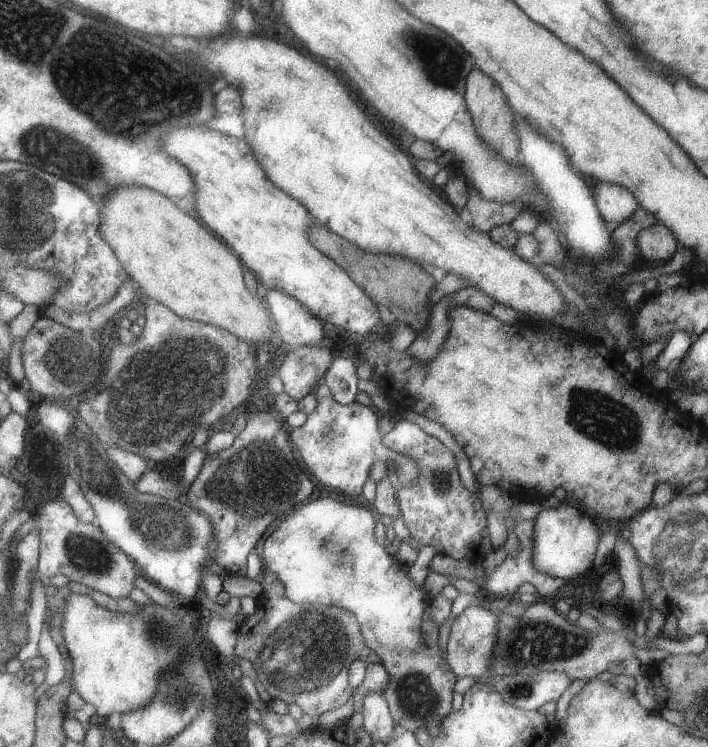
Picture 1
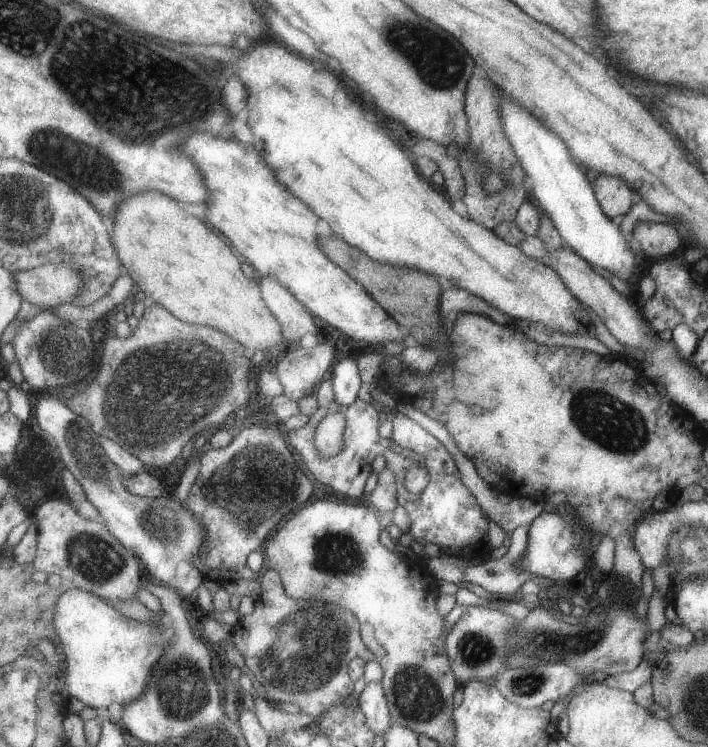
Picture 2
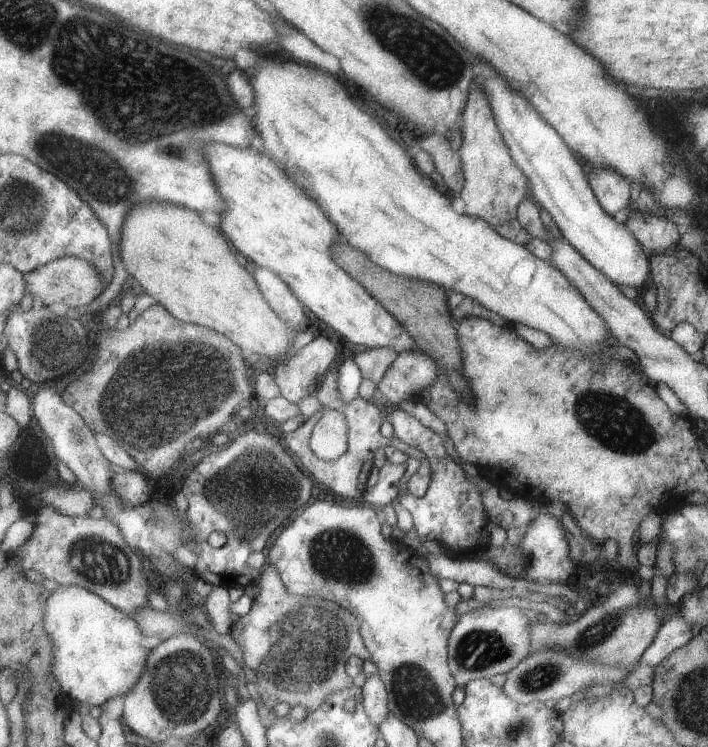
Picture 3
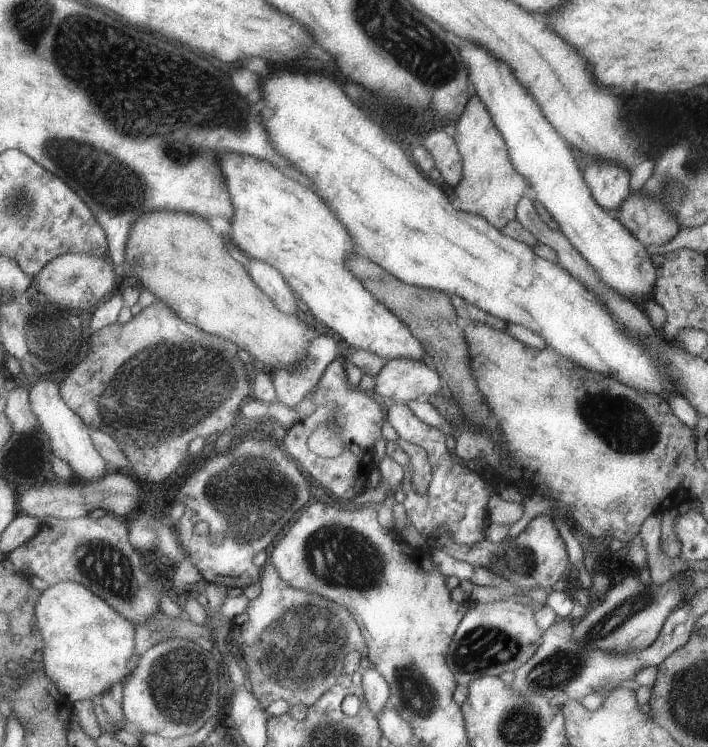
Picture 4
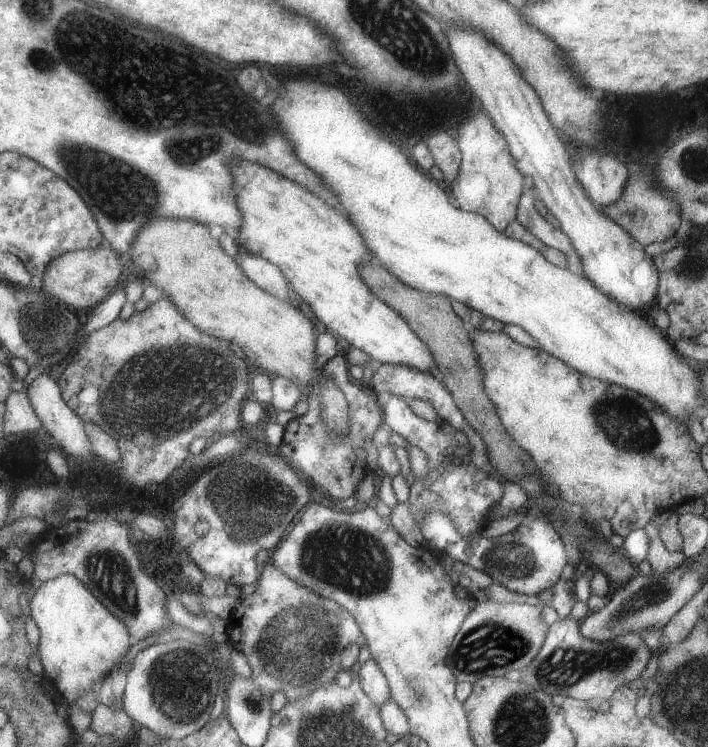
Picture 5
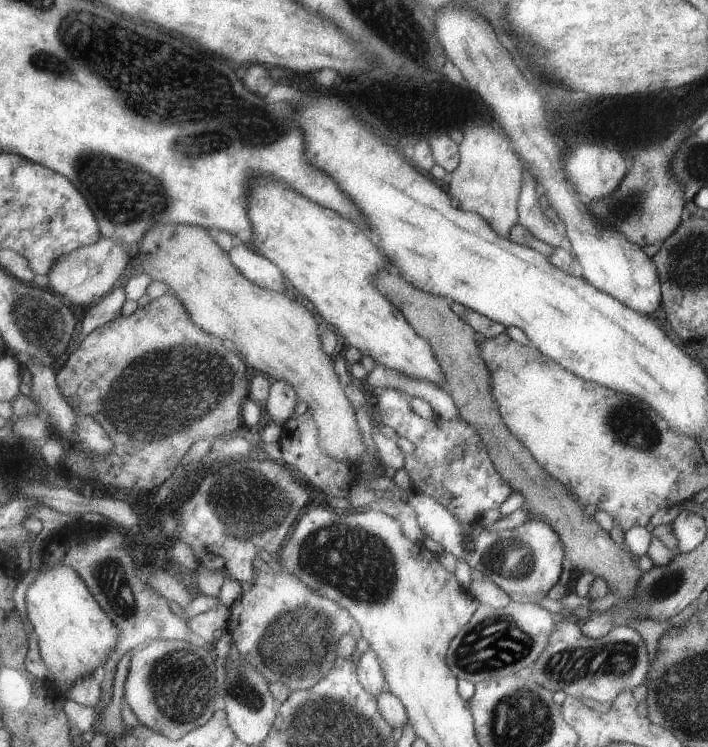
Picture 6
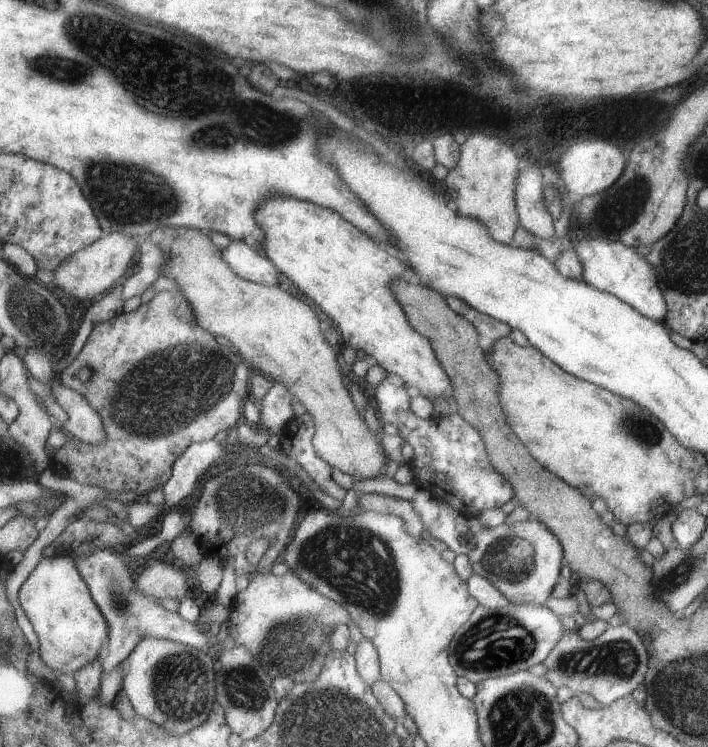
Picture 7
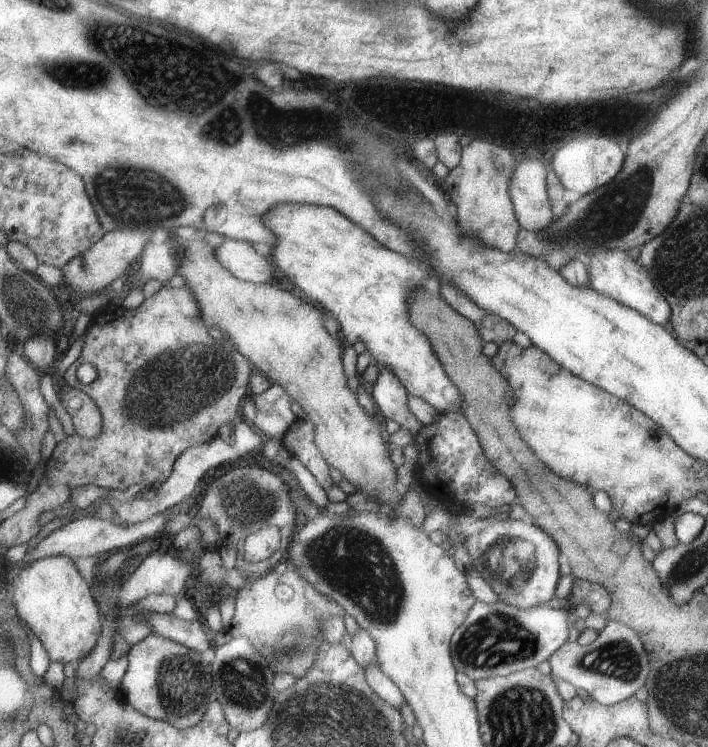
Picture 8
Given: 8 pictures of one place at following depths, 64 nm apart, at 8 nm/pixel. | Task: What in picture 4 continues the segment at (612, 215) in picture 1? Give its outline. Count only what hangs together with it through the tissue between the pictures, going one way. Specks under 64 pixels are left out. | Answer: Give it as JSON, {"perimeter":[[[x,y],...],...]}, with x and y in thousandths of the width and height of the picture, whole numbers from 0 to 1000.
{"perimeter":[[[835,217],[823,233],[826,249],[832,250],[836,265],[855,282],[869,282],[888,262],[888,230],[869,220]]]}

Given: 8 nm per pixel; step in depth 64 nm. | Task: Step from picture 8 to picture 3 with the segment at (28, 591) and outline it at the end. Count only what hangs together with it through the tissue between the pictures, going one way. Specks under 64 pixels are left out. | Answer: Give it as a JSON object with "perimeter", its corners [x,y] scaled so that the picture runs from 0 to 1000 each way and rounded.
{"perimeter":[[[85,783],[64,809],[62,842],[72,858],[71,900],[86,914],[89,925],[105,937],[129,945],[145,945],[162,932],[177,933],[185,926],[208,894],[213,870],[202,865],[205,847],[185,823],[150,806],[123,787]]]}

